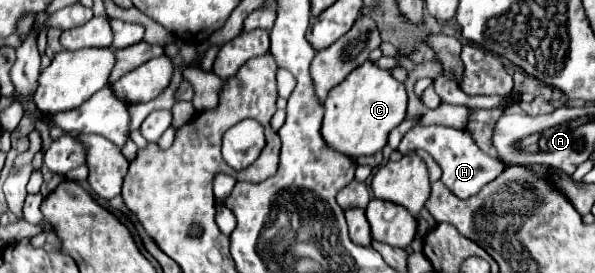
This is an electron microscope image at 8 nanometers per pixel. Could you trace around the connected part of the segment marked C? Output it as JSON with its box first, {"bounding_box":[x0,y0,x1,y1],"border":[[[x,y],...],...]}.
{"bounding_box":[322,62,406,156],"border":[[[364,62],[352,70],[324,100],[322,138],[344,156],[372,156],[388,144],[388,132],[396,128],[406,116],[406,90],[404,84],[394,80],[388,70],[376,68],[372,62]]]}

